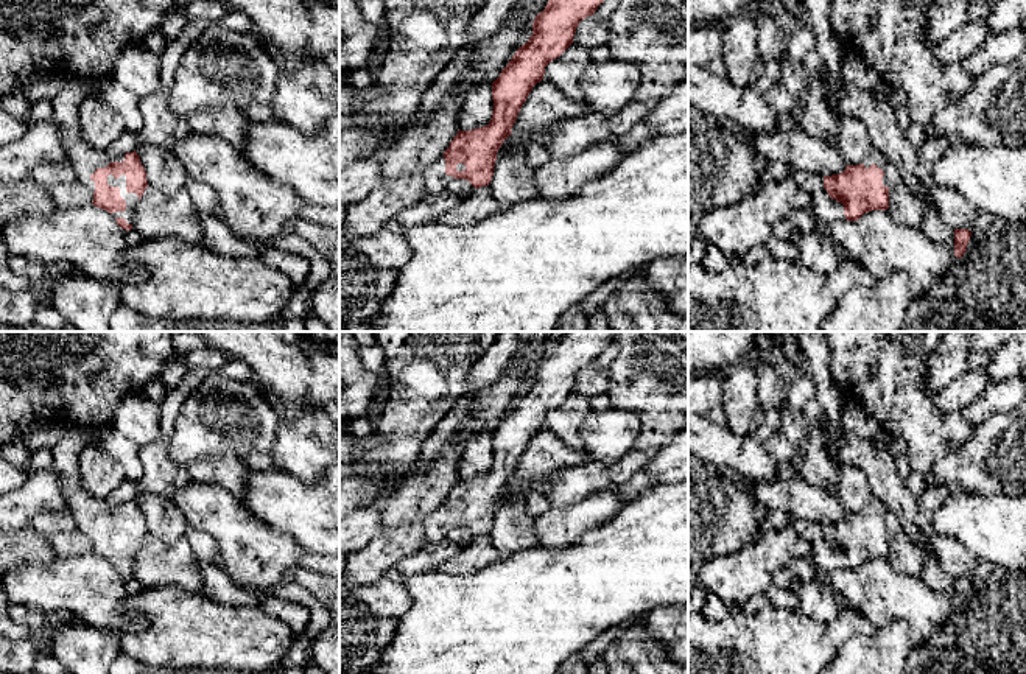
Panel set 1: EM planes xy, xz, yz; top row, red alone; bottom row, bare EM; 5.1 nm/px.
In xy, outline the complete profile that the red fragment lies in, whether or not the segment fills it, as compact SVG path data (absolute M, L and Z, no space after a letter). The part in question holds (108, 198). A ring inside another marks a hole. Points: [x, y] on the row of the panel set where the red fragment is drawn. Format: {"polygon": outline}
{"polygon": "M64 78L61 92L51 101L51 118L67 128L62 140L65 159L72 163L81 182L92 195L92 204L109 212L125 230L132 229L135 207L149 187L146 171L135 151L111 156L89 145L76 129L83 101L97 90L97 86L83 78Z"}

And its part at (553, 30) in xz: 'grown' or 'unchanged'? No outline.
grown

